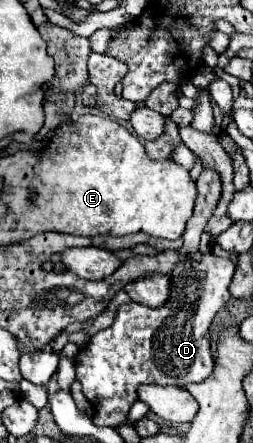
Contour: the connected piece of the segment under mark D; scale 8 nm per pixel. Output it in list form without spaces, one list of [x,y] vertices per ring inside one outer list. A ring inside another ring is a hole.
[[[205,253],[201,261],[193,265],[177,265],[171,275],[171,299],[165,307],[151,309],[137,303],[119,305],[111,327],[99,331],[87,347],[77,355],[77,381],[83,385],[83,395],[95,410],[92,421],[99,427],[121,427],[127,421],[131,405],[137,401],[139,385],[177,385],[185,387],[193,379],[199,383],[213,371],[213,355],[209,347],[209,325],[215,313],[229,301],[229,283],[235,265],[213,253]]]

